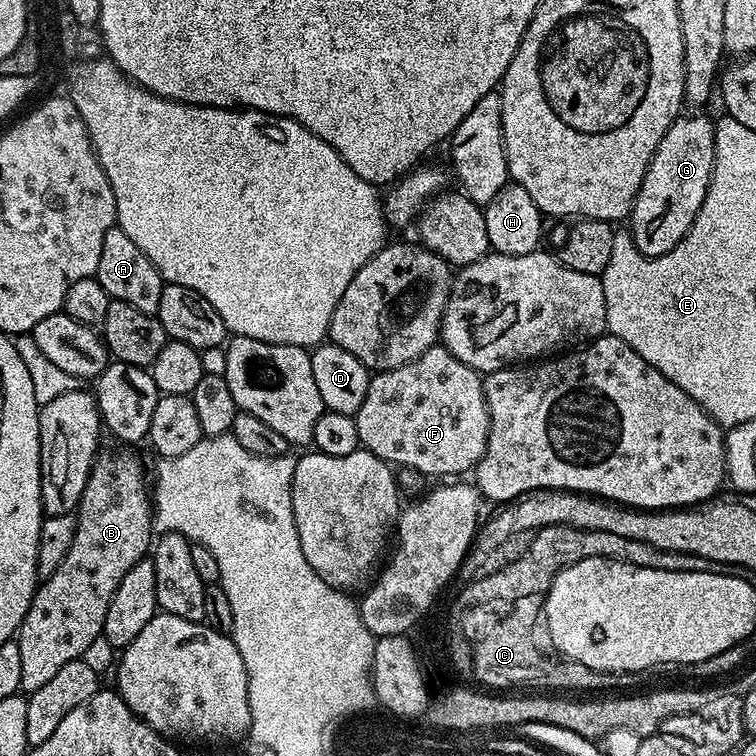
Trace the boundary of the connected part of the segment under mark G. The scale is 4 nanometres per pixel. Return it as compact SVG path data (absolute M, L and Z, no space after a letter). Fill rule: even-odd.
M687 114L677 116L675 122L670 126L670 130L666 130L662 142L658 142L658 150L654 150L654 154L650 158L650 166L642 178L642 186L632 202L630 213L632 241L644 256L661 256L674 250L674 246L678 246L678 242L682 242L686 230L692 228L694 218L706 198L706 190L710 186L710 178L714 170L716 125L711 119L708 121L706 117L700 116L704 114L692 115L696 116L687 116Z

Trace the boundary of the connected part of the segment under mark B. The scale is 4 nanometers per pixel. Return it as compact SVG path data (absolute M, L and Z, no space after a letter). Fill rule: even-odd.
M101 451L92 464L92 473L86 482L86 490L82 490L80 506L74 515L76 529L74 543L66 550L66 558L62 558L62 566L54 570L49 580L37 587L30 602L30 610L26 610L26 618L20 623L18 643L22 650L22 682L20 692L31 694L37 692L66 662L83 657L86 646L94 642L104 631L106 610L110 610L110 602L114 592L126 578L126 574L139 560L149 555L154 544L154 509L150 495L149 481L144 481L144 464L135 456L135 451L107 452Z

